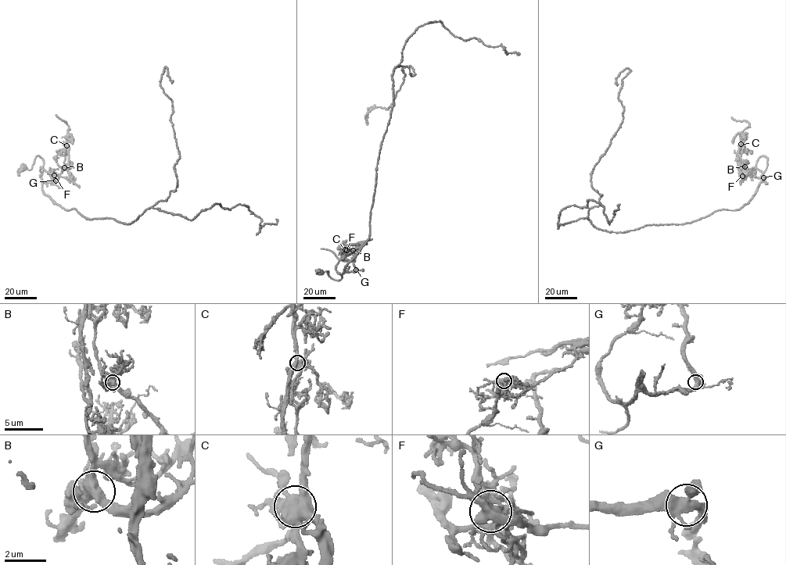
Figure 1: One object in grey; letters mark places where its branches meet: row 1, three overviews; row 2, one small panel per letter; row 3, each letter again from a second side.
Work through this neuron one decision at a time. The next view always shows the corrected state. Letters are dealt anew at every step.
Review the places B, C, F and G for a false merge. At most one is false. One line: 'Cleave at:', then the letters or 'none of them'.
Cleave at: F

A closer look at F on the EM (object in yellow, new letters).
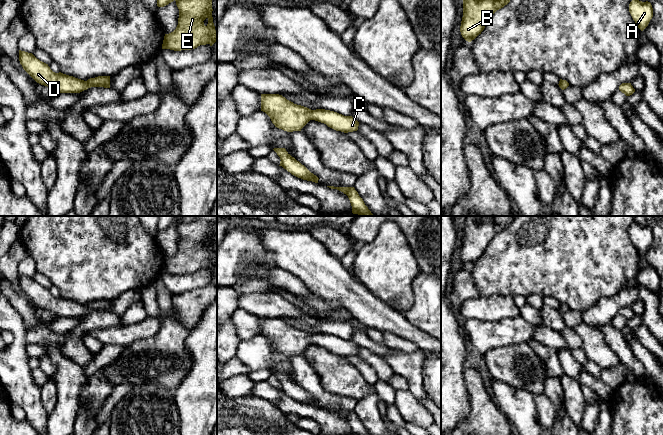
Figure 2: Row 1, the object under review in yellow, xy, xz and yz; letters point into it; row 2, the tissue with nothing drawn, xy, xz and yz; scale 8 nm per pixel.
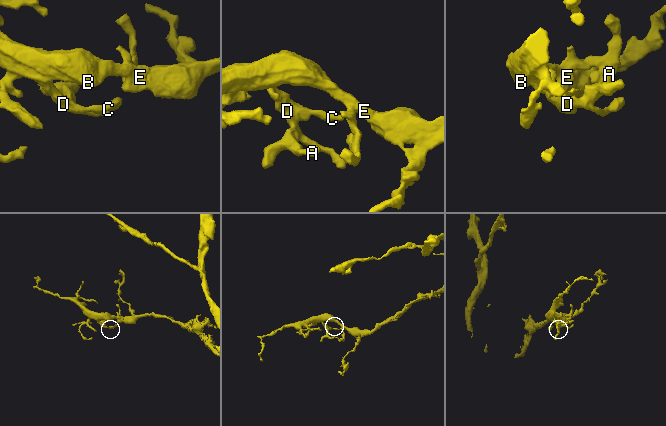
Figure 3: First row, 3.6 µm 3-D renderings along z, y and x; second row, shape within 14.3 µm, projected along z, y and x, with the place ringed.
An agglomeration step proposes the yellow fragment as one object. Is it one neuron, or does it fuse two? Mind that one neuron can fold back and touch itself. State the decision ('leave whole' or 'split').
split

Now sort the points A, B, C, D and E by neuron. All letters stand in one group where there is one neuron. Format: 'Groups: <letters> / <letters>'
Groups: A B D E / C

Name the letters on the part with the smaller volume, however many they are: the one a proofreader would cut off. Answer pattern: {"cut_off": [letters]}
{"cut_off": ["C"]}

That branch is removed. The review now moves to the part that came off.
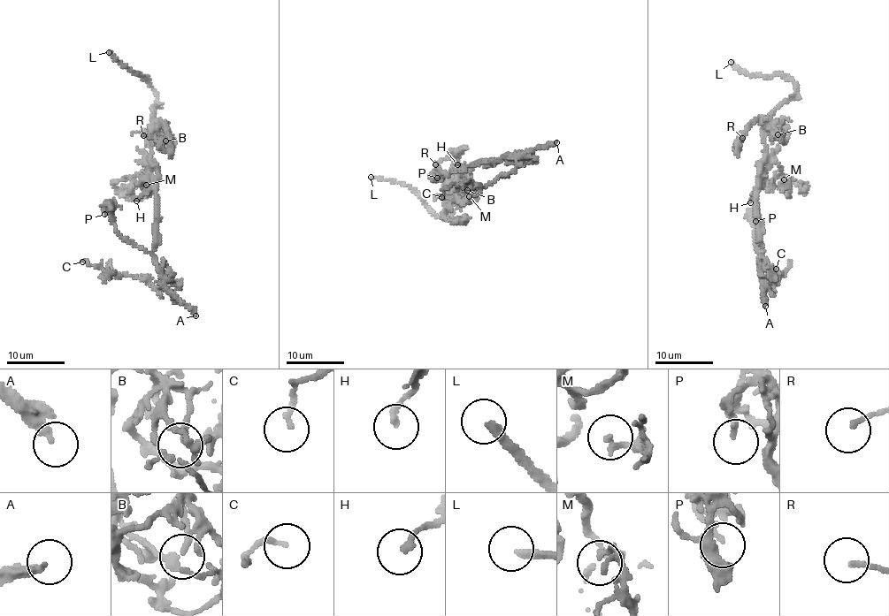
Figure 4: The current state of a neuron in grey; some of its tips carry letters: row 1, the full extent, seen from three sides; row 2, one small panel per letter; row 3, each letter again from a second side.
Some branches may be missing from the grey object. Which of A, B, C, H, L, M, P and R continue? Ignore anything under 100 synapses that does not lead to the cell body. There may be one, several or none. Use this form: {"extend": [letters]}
{"extend": ["A", "L"]}

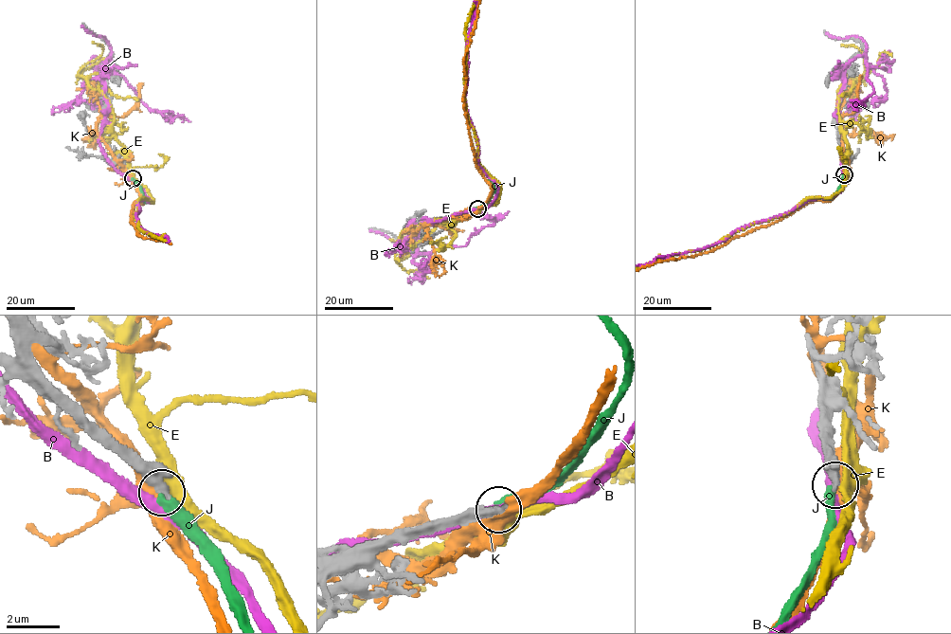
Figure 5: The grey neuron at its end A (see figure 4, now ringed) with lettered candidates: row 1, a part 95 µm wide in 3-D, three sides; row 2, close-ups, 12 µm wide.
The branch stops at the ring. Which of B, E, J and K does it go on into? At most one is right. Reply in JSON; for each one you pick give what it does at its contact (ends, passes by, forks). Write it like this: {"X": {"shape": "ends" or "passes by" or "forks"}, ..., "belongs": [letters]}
{"belongs": []}

